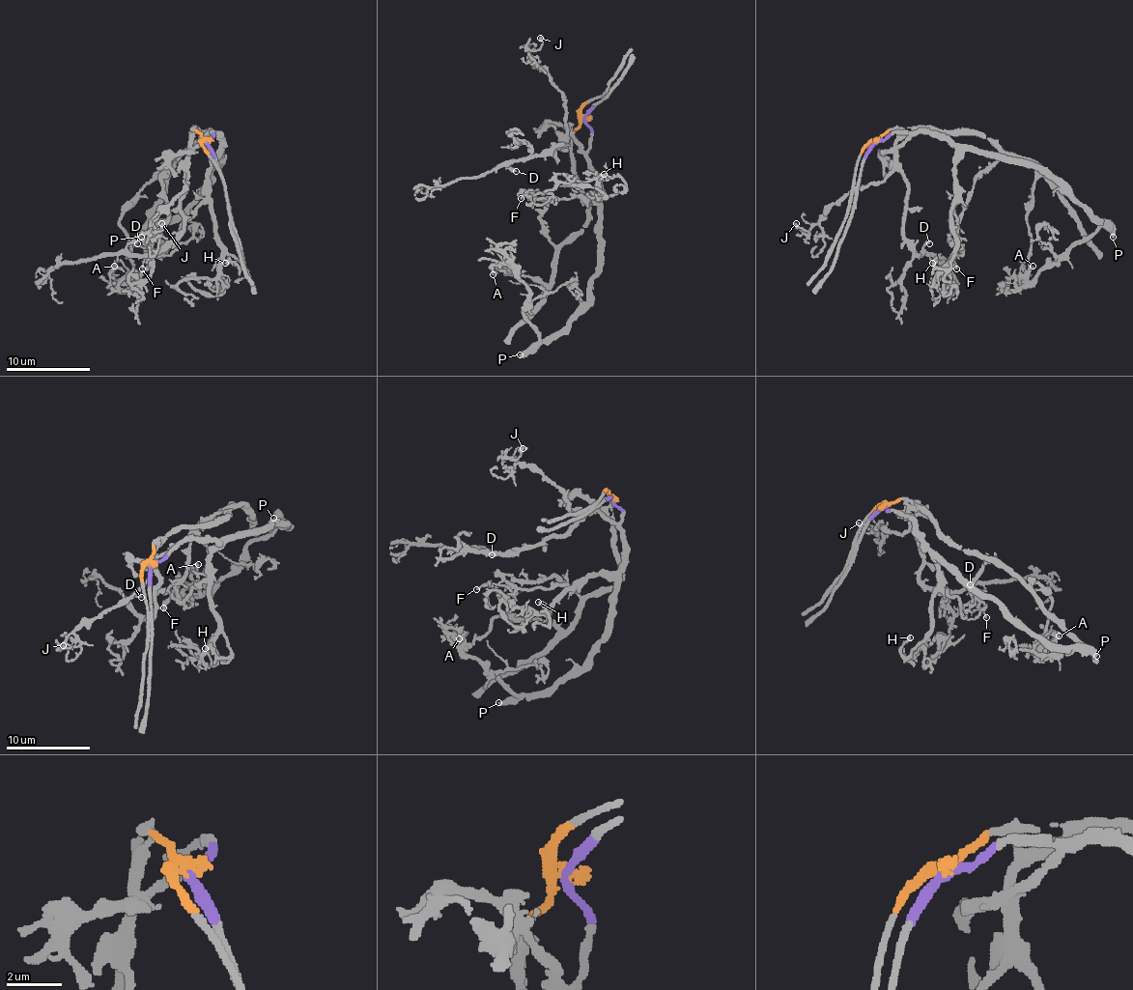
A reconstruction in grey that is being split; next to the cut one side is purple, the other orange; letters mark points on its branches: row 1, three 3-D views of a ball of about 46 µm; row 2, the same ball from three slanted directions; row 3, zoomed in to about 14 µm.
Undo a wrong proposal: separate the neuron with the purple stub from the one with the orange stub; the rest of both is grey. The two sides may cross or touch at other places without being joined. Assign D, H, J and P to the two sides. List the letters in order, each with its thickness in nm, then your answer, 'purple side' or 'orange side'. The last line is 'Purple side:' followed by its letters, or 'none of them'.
D: 320 nm thick; orange side
H: 280 nm thick; purple side
J: 240 nm thick; orange side
P: 400 nm thick; purple side
Purple side: H, P

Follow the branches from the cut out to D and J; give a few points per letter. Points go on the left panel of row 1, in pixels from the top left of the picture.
D: (206, 142), (195, 129), (190, 134), (180, 201), (183, 231), (147, 254), (131, 254), (126, 247), (138, 243)
J: (206, 142), (195, 129), (190, 134), (184, 186), (151, 229), (159, 231), (161, 222)

